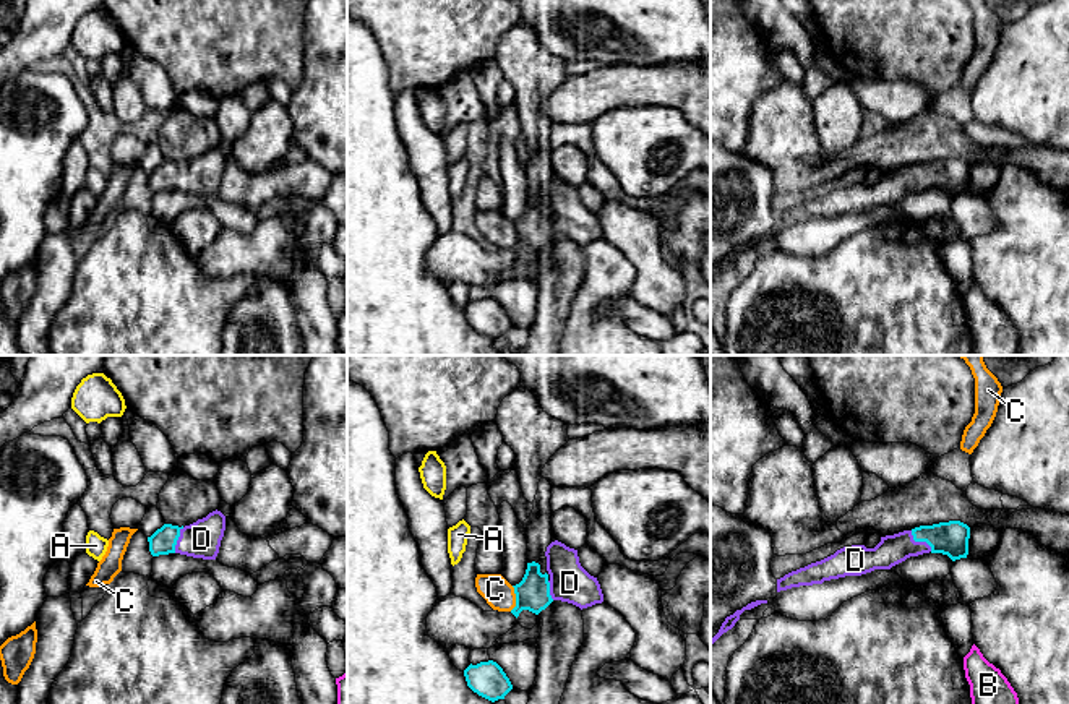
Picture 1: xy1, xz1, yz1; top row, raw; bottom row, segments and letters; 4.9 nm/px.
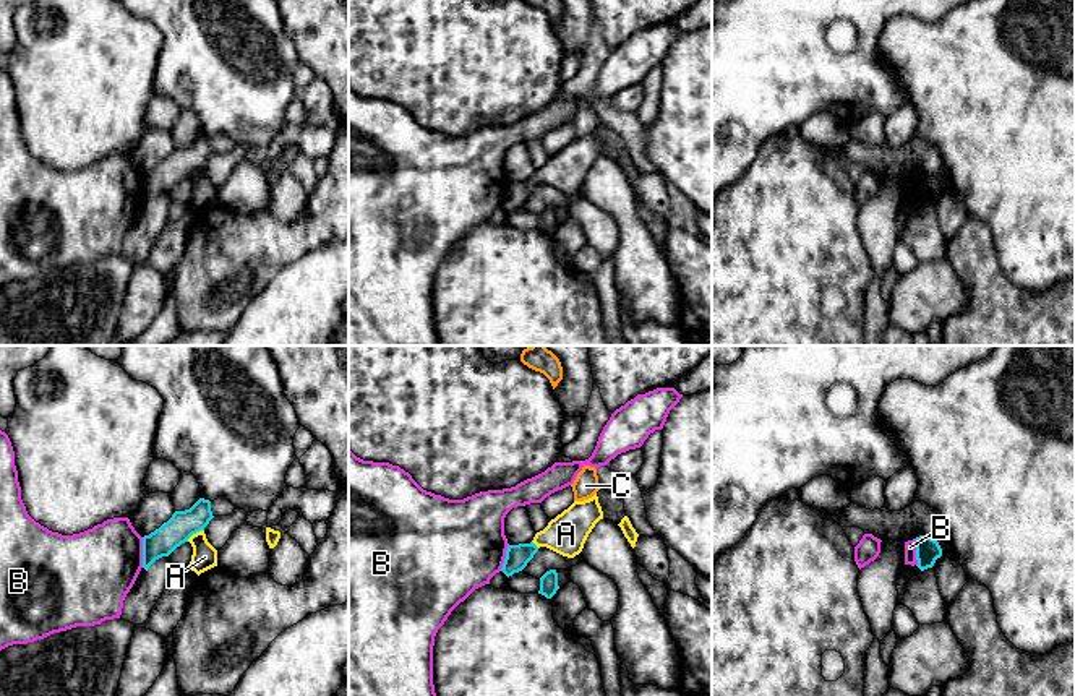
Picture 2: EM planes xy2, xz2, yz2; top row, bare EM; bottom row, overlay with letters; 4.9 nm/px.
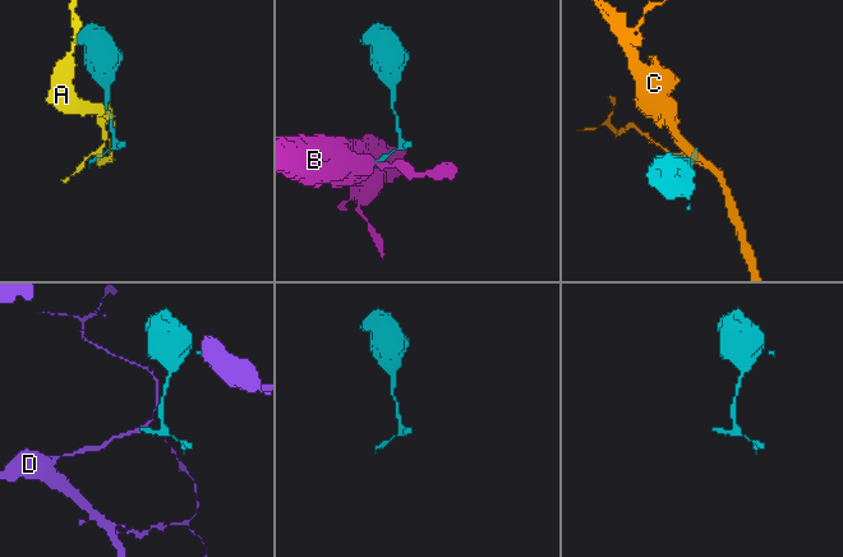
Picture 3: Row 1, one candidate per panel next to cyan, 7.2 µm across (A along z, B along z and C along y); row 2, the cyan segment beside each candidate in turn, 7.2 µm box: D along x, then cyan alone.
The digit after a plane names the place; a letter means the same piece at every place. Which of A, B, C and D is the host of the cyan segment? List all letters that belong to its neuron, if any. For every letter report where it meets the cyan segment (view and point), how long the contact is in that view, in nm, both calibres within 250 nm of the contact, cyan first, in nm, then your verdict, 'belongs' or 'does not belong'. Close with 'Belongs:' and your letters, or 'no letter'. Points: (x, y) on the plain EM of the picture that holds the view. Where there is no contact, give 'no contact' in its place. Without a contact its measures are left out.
A: meets cyan in xy2 at (195, 169); contact 110 nm long; 140 nm thick on the cyan side, 130 nm on the other; does not belong
B: meets cyan in xy2 at (143, 189); contact 150 nm long; 140 nm thick on the cyan side, 380 nm on the other; does not belong
C: meets cyan in xz1 at (516, 236); contact 130 nm long; 170 nm thick on the cyan side, 150 nm on the other; does not belong
D: meets cyan in yz1 at (920, 177); contact 150 nm long; 170 nm thick on the cyan side, 150 nm on the other; belongs
Belongs: D

